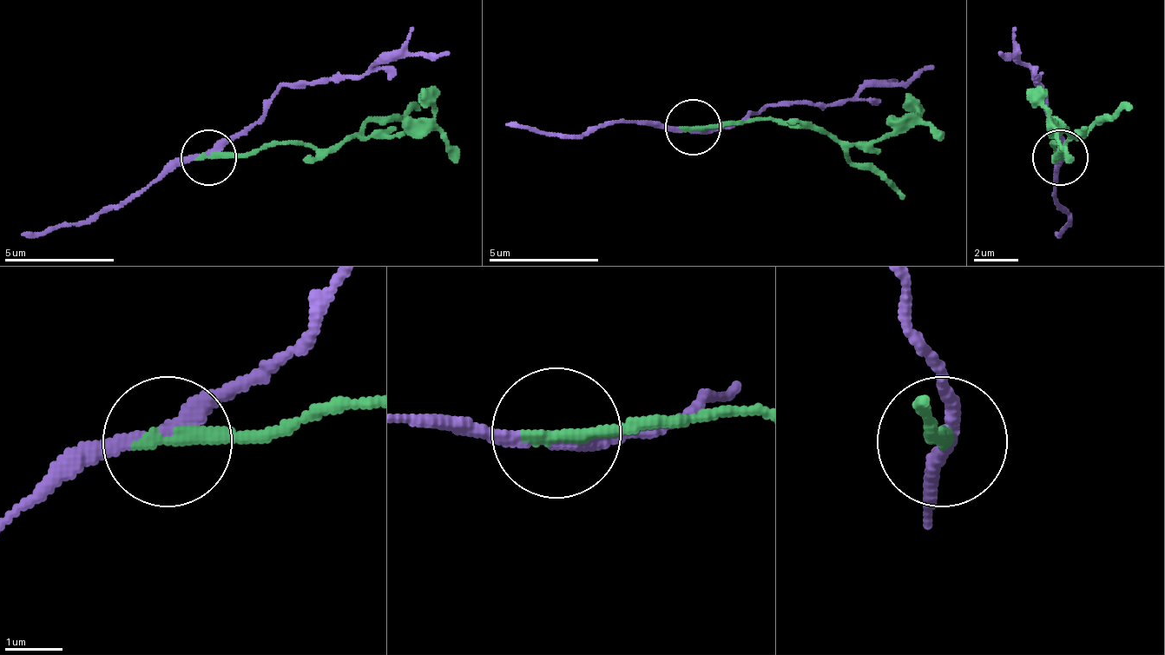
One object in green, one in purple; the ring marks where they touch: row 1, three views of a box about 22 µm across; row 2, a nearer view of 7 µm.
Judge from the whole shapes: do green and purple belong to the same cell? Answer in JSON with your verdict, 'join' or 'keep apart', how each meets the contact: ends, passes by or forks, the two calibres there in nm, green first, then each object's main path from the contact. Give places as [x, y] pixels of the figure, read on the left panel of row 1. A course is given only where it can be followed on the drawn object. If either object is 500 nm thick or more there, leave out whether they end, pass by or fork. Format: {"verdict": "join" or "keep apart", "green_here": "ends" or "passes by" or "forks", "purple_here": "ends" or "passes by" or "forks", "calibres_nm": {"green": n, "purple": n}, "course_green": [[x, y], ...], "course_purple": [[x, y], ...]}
{"verdict": "keep apart", "green_here": "ends", "purple_here": "passes by", "calibres_nm": {"green": 280, "purple": 240}, "course_green": [[207, 156], [300, 145], [339, 150], [356, 139], [395, 139], [433, 129], [456, 162]], "course_purple": [[207, 156], [234, 139], [284, 84], [361, 78], [378, 62], [450, 51]]}

